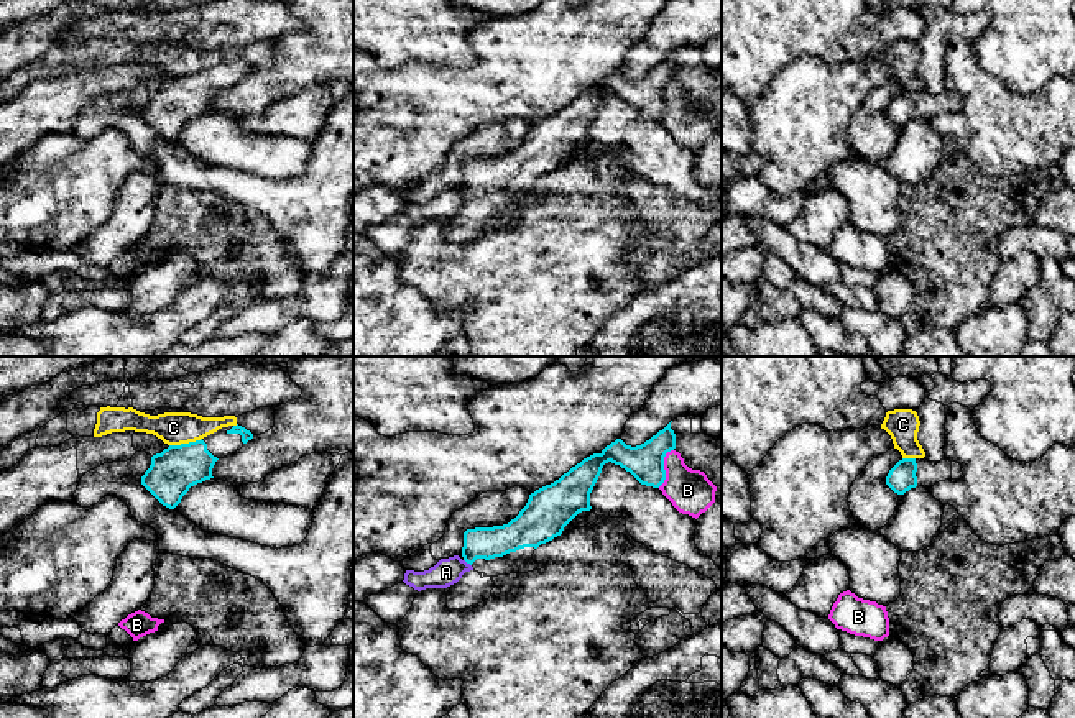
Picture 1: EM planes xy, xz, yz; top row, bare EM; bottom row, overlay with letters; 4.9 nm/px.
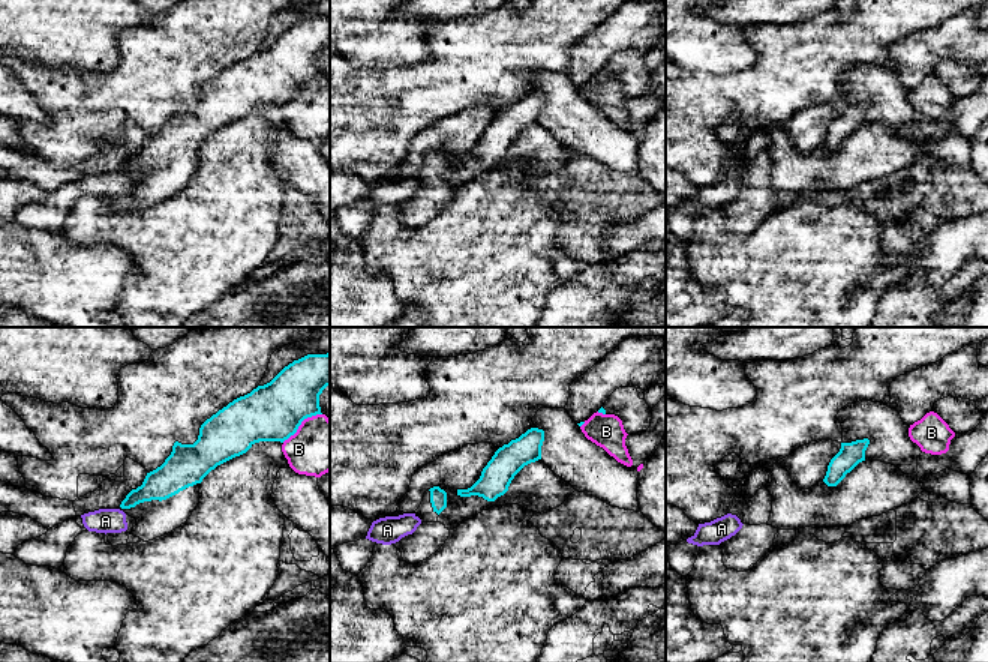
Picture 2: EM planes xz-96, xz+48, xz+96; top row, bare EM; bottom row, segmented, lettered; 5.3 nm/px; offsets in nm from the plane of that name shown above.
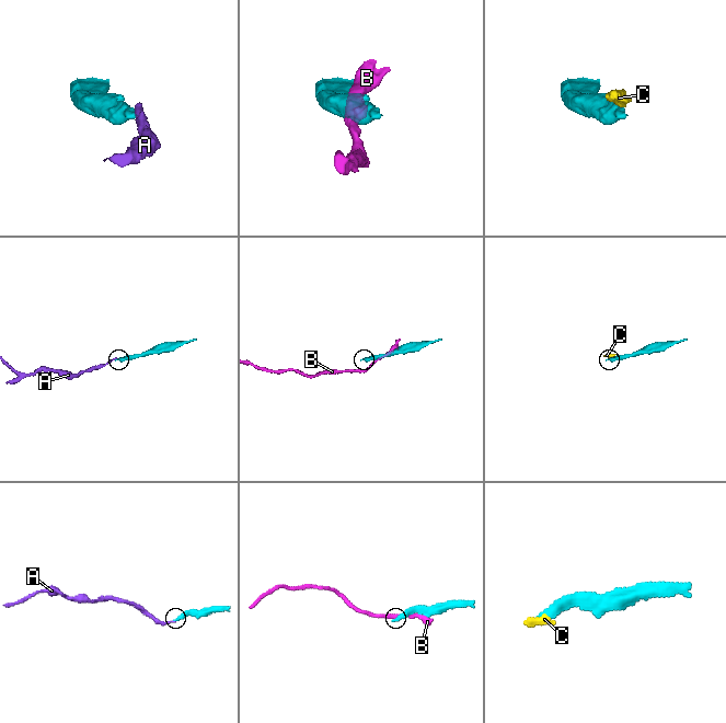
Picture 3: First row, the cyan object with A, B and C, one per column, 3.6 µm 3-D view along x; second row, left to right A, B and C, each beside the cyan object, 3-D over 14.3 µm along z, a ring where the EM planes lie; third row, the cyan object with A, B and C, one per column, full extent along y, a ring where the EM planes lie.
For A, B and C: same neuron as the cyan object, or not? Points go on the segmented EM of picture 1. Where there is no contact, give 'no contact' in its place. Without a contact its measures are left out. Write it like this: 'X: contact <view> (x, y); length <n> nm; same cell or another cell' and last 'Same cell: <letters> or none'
A: contact xz (467, 562); length 50 nm; another cell
B: contact xz (663, 467); length 200 nm; another cell
C: contact xy (184, 444); length 170 nm; another cell
Same cell: none

